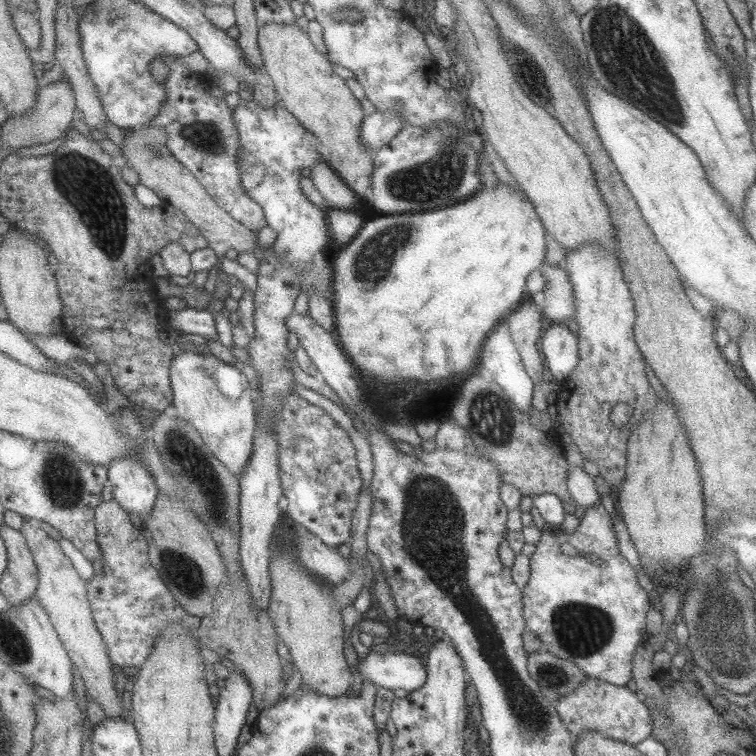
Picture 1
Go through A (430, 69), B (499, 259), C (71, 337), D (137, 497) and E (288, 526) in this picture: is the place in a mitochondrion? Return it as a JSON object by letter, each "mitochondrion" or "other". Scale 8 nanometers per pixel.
{"A":"other","B":"other","C":"other","D":"other","E":"other"}

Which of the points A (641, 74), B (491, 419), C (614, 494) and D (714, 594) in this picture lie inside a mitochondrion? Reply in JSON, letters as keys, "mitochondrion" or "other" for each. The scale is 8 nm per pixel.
{"A":"mitochondrion","B":"mitochondrion","C":"other","D":"mitochondrion"}

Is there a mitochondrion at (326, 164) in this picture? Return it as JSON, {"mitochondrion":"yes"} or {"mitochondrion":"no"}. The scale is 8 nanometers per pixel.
{"mitochondrion":"no"}

